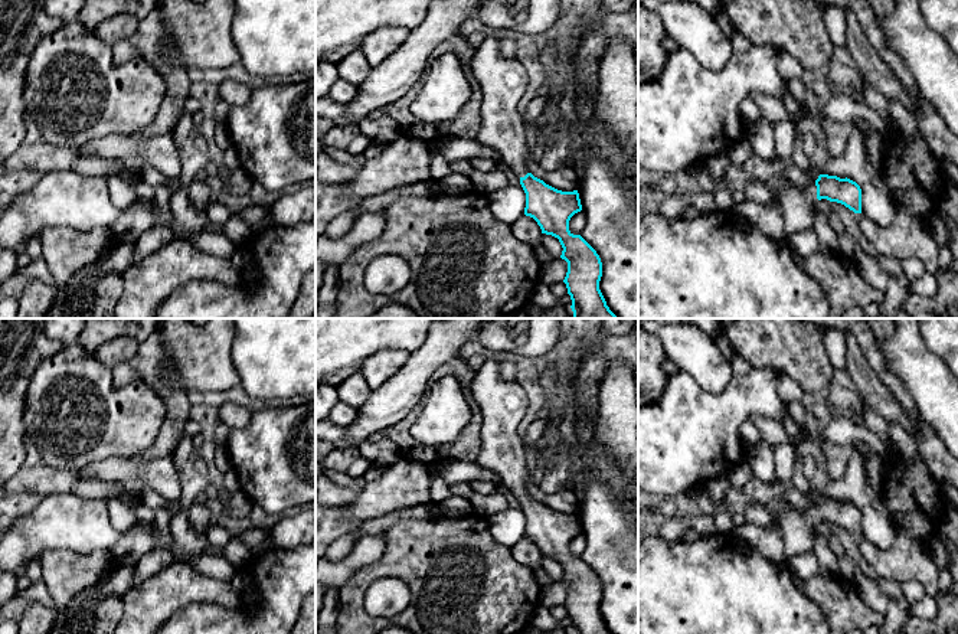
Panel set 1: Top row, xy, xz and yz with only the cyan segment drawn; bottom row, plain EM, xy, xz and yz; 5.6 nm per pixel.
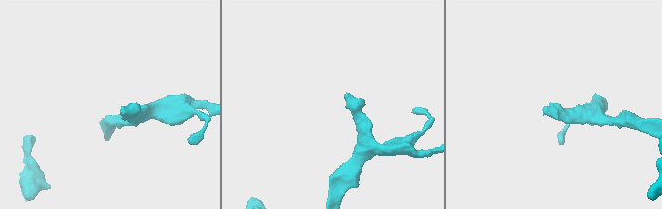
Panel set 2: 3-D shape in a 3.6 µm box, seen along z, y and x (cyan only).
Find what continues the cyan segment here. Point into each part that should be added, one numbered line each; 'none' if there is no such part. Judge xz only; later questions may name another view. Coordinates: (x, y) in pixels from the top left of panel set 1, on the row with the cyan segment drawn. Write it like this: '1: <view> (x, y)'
1: xz (503, 81)

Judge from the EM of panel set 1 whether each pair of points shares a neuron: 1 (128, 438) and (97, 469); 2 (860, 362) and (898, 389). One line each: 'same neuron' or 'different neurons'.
1: different neurons
2: different neurons

